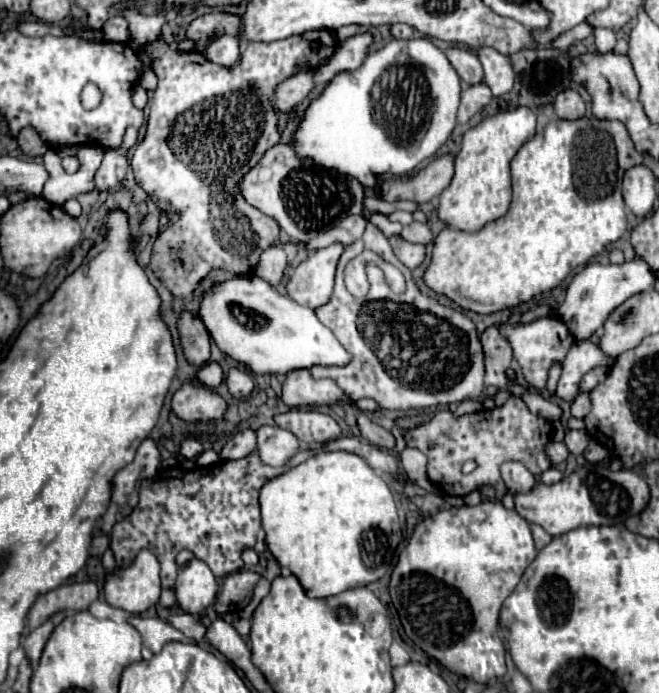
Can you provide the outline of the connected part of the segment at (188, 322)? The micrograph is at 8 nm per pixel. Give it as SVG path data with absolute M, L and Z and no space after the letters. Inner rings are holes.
M184 312L178 322L178 333L189 364L199 368L210 360L210 335L200 318Z

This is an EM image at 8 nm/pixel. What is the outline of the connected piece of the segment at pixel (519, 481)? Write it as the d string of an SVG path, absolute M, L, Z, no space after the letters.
M504 462L502 464L502 480L508 488L508 494L514 496L514 492L530 492L530 488L536 486L534 476L518 462Z

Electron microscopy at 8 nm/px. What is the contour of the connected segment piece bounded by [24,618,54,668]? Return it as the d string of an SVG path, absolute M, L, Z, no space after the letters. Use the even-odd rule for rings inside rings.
M50 618L50 620L46 620L42 626L34 628L34 630L28 634L28 638L24 638L24 652L26 652L26 658L28 658L28 662L30 662L32 668L38 666L40 654L42 654L42 650L44 650L44 644L46 644L48 636L52 634L52 630L54 630L54 620Z

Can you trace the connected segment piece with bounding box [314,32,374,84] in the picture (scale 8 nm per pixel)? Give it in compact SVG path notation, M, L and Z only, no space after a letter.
M370 32L356 34L356 36L340 42L332 60L326 66L314 70L316 82L318 84L328 84L338 72L360 68L362 62L366 60L366 52L372 46L372 42L374 42L374 36Z

